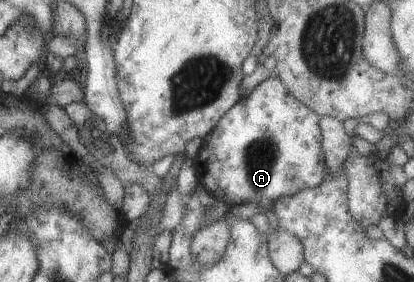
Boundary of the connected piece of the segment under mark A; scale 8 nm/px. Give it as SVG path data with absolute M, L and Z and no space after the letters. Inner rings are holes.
M270 75L261 81L247 98L242 98L232 107L214 131L205 138L195 160L199 171L199 183L216 199L231 206L254 204L262 199L275 203L280 198L318 187L324 183L324 178L329 172L325 157L322 159L325 149L321 119L322 116L316 110L292 95L279 75Z

